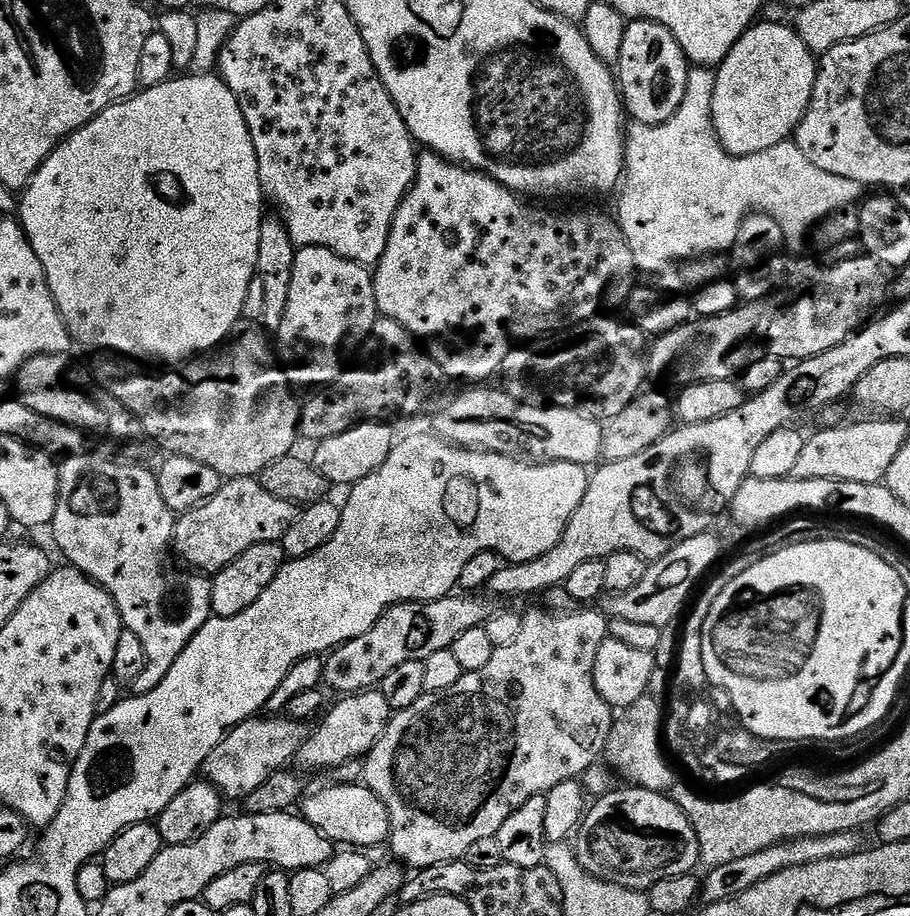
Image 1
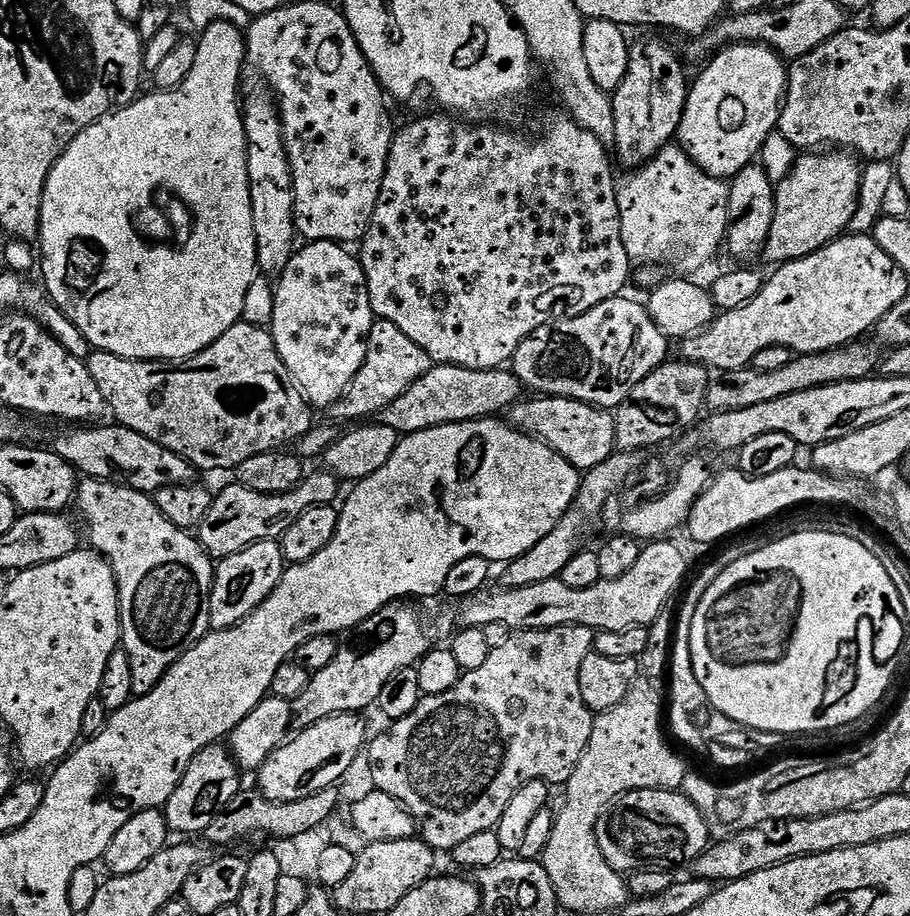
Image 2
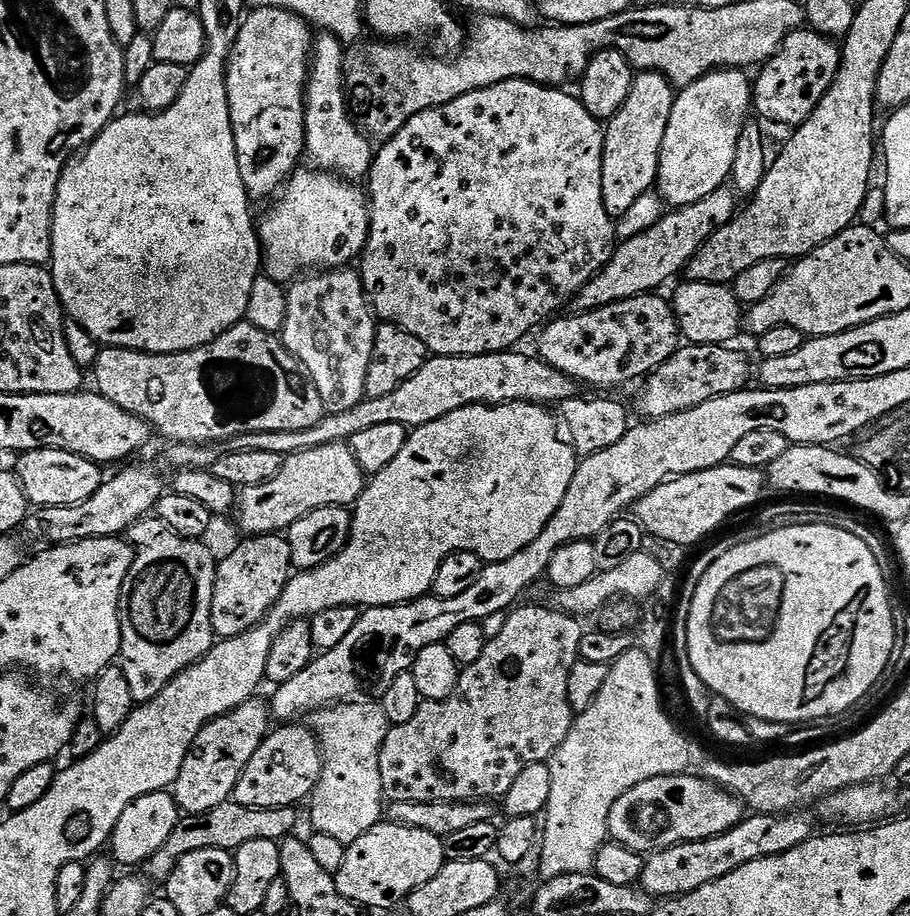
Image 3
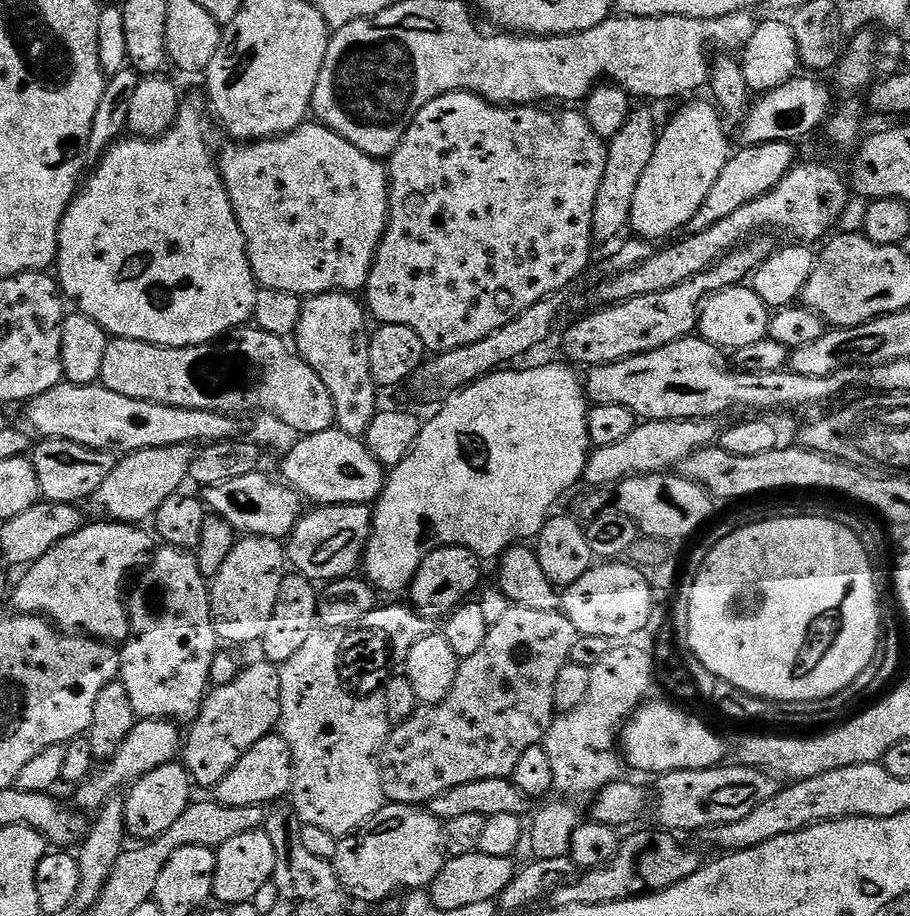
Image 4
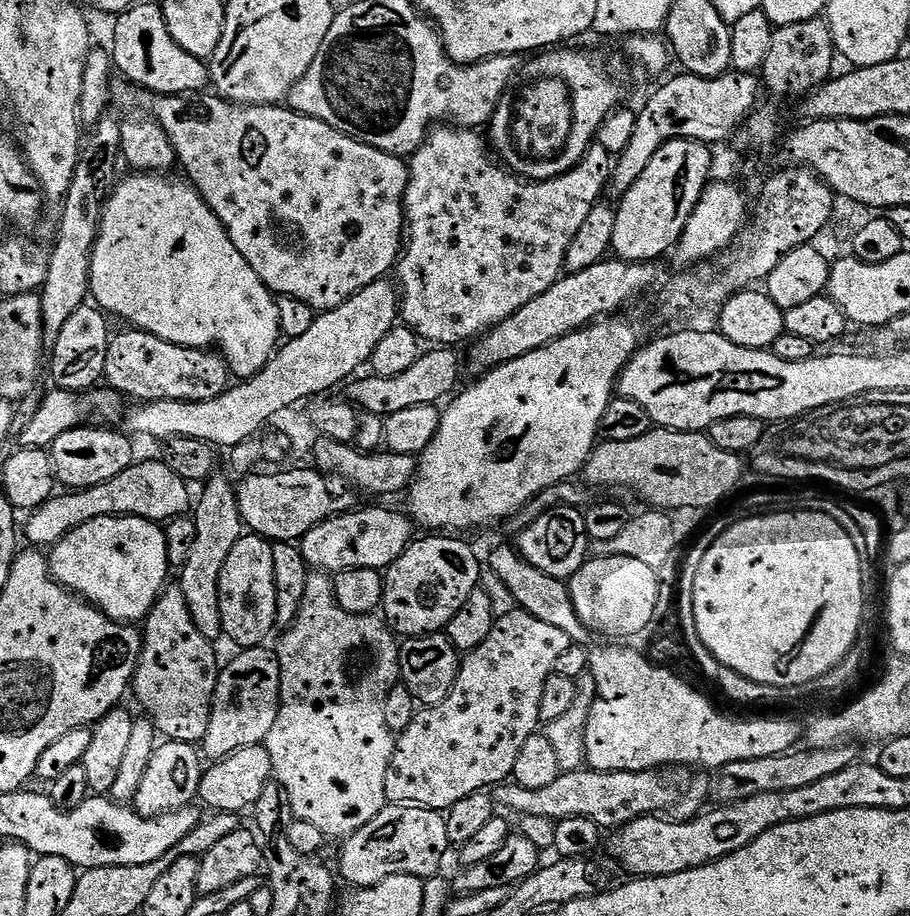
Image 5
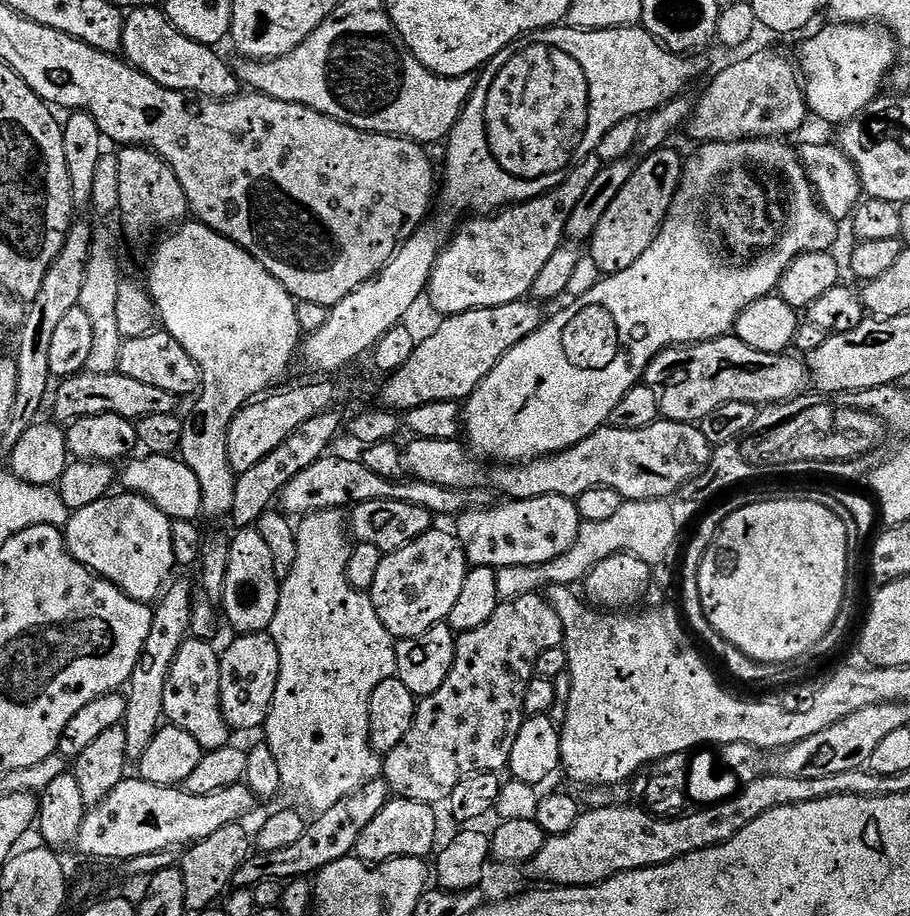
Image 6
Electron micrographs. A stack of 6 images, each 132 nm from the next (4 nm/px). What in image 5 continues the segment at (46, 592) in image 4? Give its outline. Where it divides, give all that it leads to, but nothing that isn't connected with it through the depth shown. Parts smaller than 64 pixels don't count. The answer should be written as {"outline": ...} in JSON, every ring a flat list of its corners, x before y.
{"outline":[[99,516,78,526,52,545,48,565,63,588,84,597,112,620,133,626,147,617,169,583,163,527,140,516]]}

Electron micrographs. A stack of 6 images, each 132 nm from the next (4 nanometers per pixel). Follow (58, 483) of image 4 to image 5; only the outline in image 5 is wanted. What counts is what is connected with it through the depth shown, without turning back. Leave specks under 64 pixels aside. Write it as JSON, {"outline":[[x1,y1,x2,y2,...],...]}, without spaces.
{"outline":[[85,426,62,434,62,438,58,438,58,442,54,442,50,449,57,481,65,489,79,490,98,486,122,474,122,470,131,468,134,463,132,444,127,440,129,437,121,432,115,432,112,426]]}

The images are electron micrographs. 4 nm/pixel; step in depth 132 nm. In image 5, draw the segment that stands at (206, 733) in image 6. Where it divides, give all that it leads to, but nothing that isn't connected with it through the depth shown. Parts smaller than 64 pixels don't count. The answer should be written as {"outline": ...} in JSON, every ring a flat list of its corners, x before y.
{"outline":[[179,586,165,587,160,593,156,604,148,611,142,624,144,645,140,651,140,663,136,666,134,677,134,696,144,707,143,715,151,720,157,733,165,741,177,740,183,744,199,745,203,741,206,730,210,730,210,714,212,713,212,699,216,693,216,678,218,663,213,641,208,640,194,626,194,618,186,606,186,598]]}

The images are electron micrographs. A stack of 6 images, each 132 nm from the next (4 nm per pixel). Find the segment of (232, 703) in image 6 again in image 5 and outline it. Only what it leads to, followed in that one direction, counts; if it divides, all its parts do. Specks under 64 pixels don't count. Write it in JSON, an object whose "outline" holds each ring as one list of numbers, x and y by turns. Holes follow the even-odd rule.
{"outline":[[268,646,245,648,228,665,219,669,216,693,212,699,210,730,202,741,205,757,218,761,246,746,264,744,280,709,280,658],[208,755,208,756,207,756]]}

